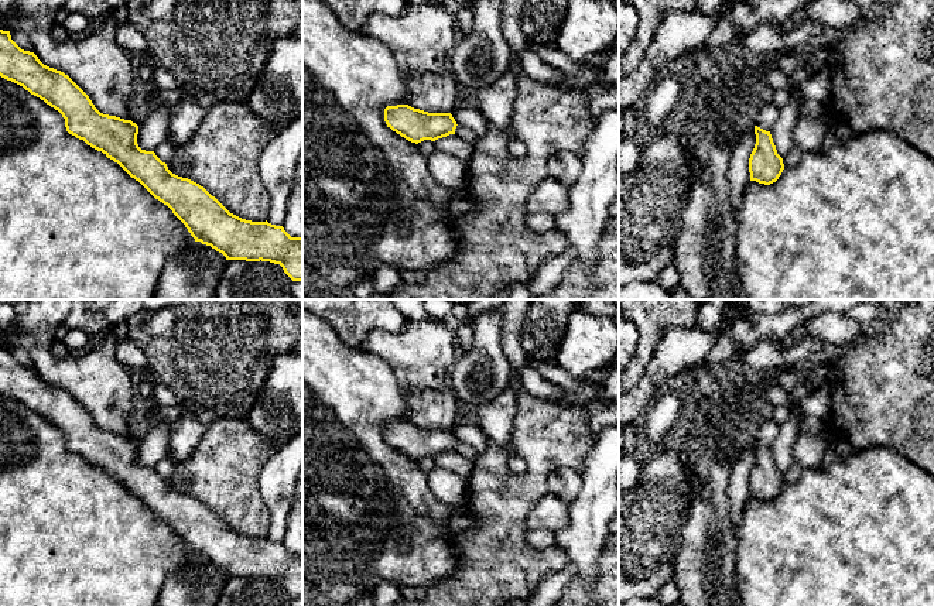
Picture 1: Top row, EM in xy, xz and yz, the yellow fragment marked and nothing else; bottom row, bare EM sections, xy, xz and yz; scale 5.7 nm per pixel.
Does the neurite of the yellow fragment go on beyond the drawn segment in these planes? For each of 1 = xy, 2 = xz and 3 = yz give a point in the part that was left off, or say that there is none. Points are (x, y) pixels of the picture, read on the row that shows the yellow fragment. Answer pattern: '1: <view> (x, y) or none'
1: none
2: none
3: none

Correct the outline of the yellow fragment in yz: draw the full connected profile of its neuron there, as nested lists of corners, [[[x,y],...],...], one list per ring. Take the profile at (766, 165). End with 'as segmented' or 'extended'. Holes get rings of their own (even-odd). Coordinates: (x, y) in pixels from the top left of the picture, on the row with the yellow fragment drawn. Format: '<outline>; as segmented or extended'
[[[755,126],[756,144],[749,158],[750,181],[770,185],[784,170],[783,158],[777,154],[770,131]]]; as segmented

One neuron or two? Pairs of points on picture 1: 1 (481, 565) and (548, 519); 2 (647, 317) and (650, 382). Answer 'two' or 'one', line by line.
1: two
2: two

